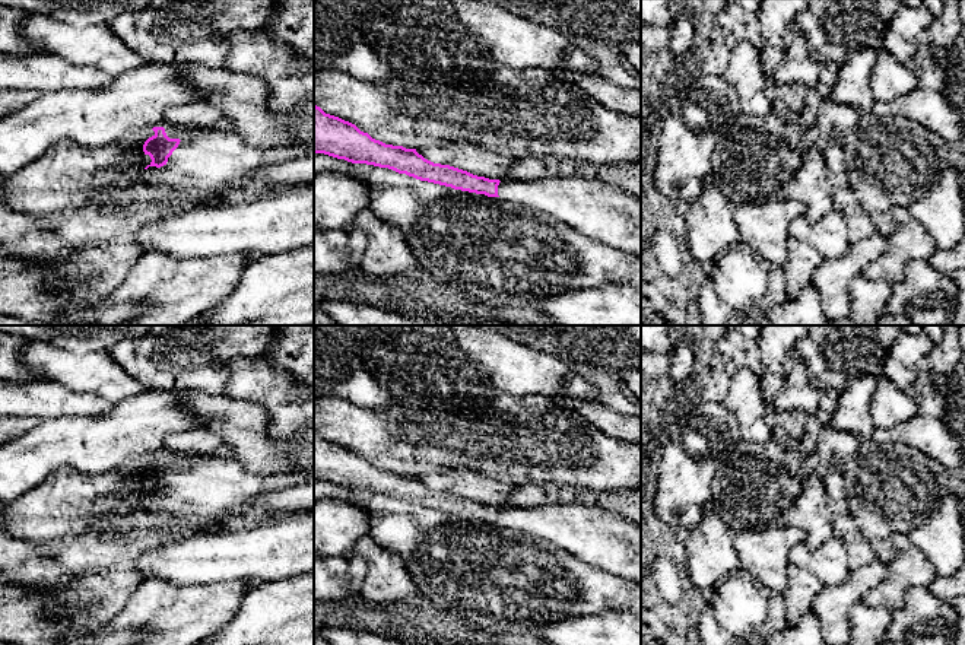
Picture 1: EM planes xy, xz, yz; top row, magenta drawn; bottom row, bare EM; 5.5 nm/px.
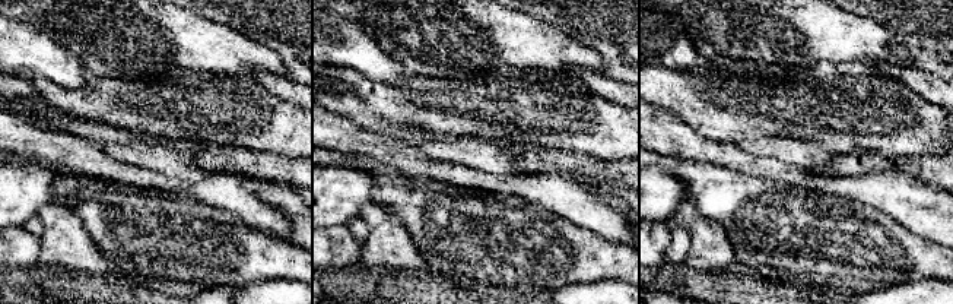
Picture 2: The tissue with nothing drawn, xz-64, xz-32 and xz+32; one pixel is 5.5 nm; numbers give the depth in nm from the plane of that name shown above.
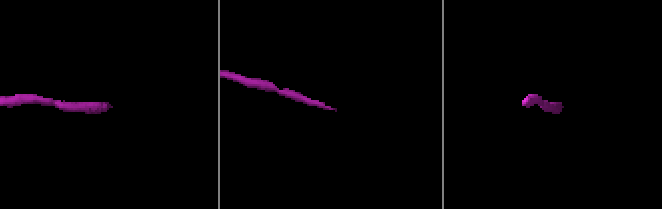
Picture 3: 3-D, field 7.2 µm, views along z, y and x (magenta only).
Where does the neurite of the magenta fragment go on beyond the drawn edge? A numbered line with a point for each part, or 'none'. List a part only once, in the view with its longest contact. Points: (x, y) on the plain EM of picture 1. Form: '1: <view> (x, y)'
1: xy (208, 486)

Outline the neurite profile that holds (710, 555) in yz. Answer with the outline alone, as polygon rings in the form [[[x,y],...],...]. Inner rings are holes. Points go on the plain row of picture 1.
[[[708,503],[683,546],[689,581],[695,588],[710,595],[723,578],[740,568],[733,546],[734,534],[715,505]]]

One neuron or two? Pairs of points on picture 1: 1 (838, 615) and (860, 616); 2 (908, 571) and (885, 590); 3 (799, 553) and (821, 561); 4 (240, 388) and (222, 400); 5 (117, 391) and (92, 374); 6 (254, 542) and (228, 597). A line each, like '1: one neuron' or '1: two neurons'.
1: two neurons
2: one neuron
3: one neuron
4: two neurons
5: one neuron
6: two neurons

